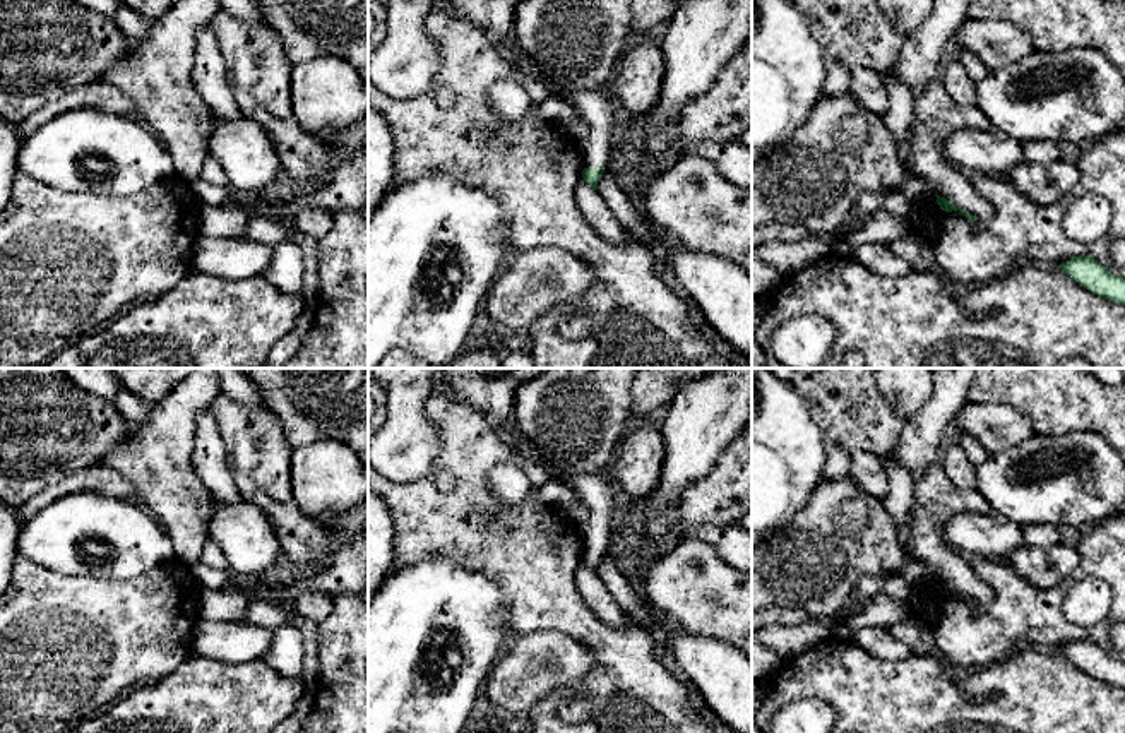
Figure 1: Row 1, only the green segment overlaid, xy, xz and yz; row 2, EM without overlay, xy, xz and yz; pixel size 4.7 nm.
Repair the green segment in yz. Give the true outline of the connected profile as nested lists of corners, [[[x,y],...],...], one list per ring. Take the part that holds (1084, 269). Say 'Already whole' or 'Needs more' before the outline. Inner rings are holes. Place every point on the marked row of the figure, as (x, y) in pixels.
Already whole. [[[1092,255],[1074,257],[1060,267],[1091,293],[1125,307],[1125,279],[1111,274]]]

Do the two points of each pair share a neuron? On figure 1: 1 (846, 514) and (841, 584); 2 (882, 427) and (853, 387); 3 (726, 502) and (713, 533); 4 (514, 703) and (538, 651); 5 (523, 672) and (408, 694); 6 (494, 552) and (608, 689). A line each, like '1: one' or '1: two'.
1: one
2: one
3: two
4: one
5: two
6: one

